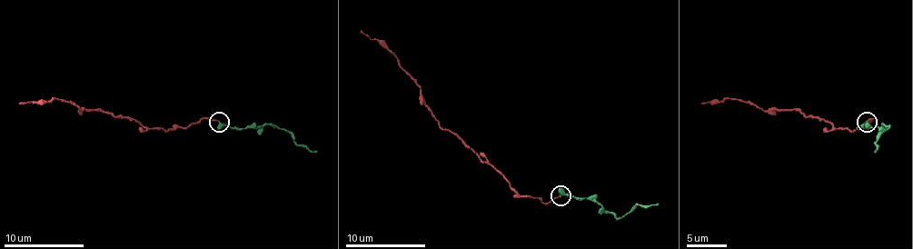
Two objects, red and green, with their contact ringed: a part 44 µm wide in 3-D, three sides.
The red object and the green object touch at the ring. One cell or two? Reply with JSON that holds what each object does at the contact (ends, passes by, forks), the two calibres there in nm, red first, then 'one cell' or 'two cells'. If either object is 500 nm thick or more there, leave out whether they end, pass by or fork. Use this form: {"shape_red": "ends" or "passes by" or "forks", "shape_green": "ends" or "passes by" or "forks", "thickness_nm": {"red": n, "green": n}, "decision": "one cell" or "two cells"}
{"shape_red": "ends", "shape_green": "passes by", "thickness_nm": {"red": 140, "green": 300}, "decision": "one cell"}

